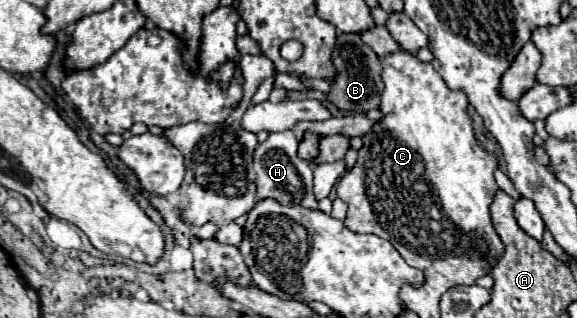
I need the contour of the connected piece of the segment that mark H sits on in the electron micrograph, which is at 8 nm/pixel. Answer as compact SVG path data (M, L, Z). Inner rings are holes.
M291 130L269 134L265 142L255 148L255 184L259 198L275 198L279 202L299 202L307 208L317 208L317 200L313 196L313 166L297 156L297 138Z

